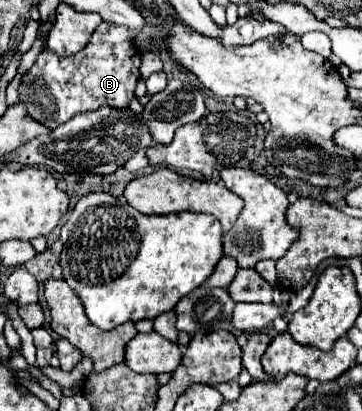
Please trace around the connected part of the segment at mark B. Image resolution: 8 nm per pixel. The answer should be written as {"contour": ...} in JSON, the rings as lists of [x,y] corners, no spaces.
{"contour":[[[101,23],[93,33],[89,45],[73,57],[59,59],[49,49],[41,51],[35,65],[23,77],[19,87],[19,99],[29,109],[29,115],[49,129],[69,121],[83,111],[95,111],[101,105],[129,107],[135,97],[135,85],[141,77],[141,55],[135,49],[133,35],[125,27],[113,23]]]}

